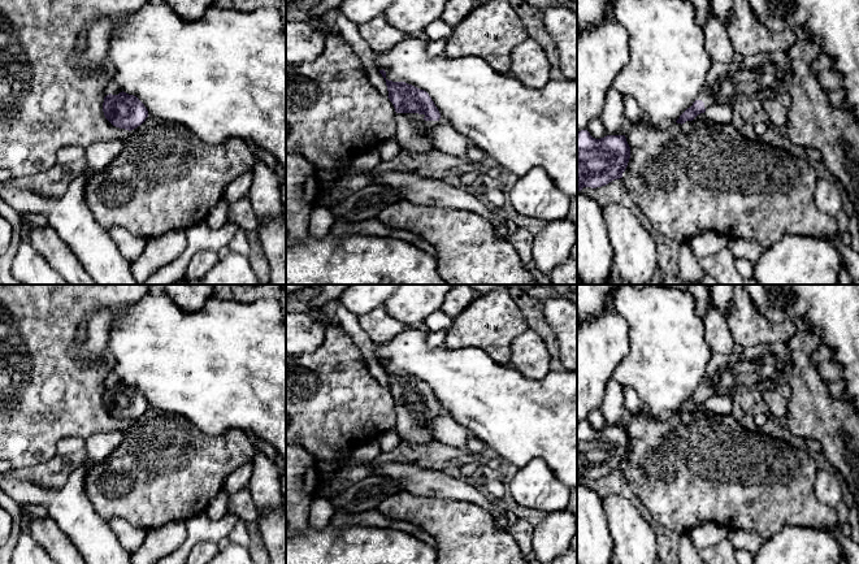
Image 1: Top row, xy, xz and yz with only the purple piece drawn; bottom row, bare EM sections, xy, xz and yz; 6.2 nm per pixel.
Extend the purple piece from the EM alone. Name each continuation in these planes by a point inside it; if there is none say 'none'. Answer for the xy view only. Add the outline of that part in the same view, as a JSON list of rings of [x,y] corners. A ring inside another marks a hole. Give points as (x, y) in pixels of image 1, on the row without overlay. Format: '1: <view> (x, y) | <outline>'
1: xy (113, 380) | [[[110,373],[110,374],[107,377],[107,383],[108,383],[108,385],[112,385],[112,386],[118,386],[120,383],[122,383],[122,381],[120,379],[118,376],[116,376],[114,373]]]

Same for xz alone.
1: xz (412, 421) | [[[396,404],[396,430],[402,441],[424,444],[433,442],[428,430],[431,418],[439,416],[439,412],[425,412],[425,405],[418,404]]]

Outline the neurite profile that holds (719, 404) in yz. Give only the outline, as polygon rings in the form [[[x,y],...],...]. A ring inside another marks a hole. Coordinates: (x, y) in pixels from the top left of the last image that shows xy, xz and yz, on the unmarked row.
[[[713,395],[706,400],[704,407],[708,412],[715,415],[728,415],[733,411],[733,396]]]

